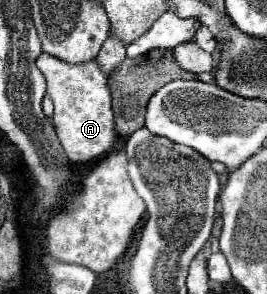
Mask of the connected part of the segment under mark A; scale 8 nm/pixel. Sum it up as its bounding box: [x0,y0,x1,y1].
[37,52,117,162]

